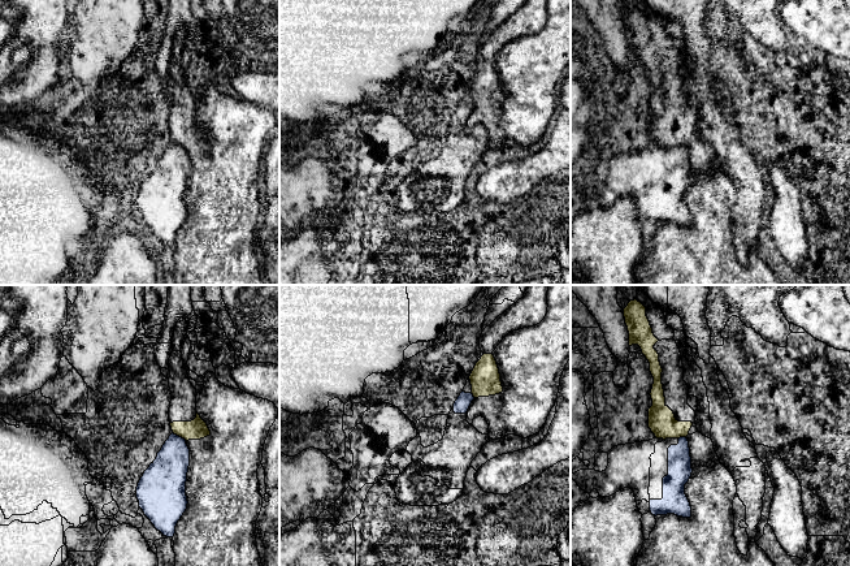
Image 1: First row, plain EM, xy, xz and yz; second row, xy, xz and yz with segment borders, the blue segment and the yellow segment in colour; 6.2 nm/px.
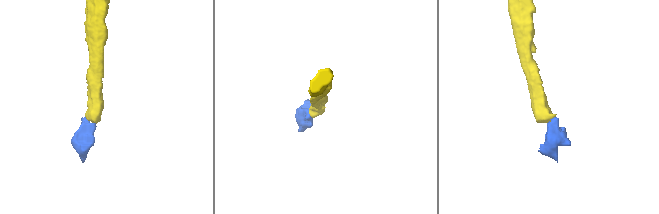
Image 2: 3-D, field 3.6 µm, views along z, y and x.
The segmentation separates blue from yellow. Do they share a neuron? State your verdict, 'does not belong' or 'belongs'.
does not belong

